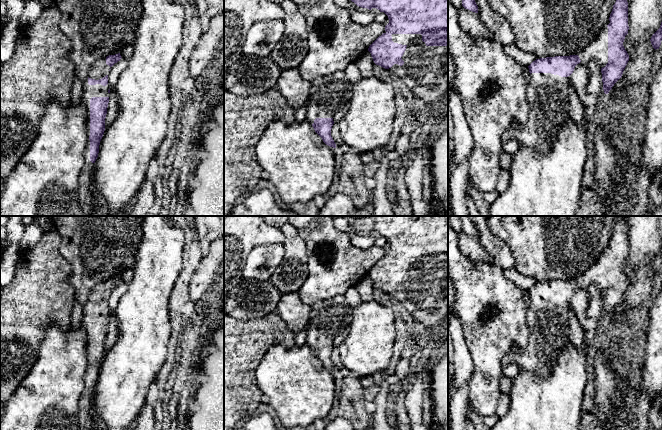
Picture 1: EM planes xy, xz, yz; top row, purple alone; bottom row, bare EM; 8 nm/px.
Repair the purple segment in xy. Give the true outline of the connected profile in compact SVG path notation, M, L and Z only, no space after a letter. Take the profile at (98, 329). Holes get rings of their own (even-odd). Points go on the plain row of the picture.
M120 277L101 282L95 286L83 305L81 325L86 331L87 368L83 377L85 388L79 399L78 422L81 430L89 430L92 426L91 402L99 377L100 365L105 355L109 327L108 297L121 282Z

